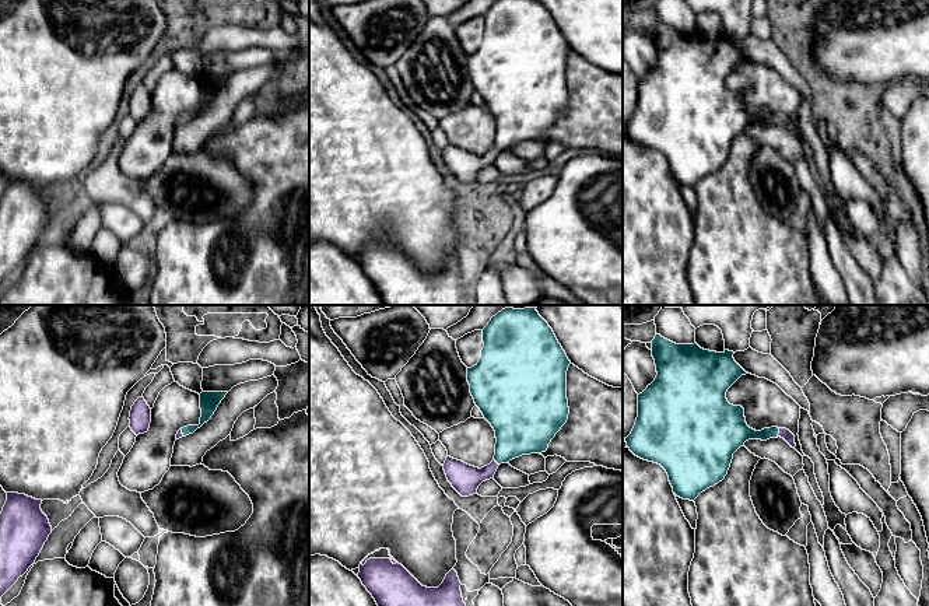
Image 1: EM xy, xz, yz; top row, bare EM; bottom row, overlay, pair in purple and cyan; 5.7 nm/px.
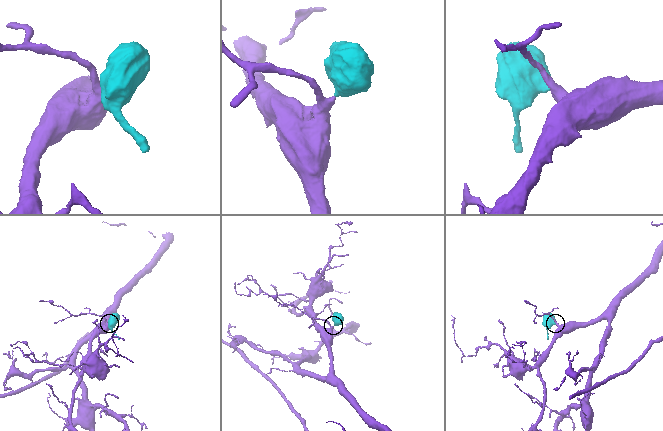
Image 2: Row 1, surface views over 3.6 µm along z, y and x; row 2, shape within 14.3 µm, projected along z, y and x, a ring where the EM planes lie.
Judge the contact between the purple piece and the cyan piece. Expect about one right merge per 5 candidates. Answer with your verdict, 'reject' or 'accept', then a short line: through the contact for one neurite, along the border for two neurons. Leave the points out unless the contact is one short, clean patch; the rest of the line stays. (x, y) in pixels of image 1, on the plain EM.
accept; line yz (784, 119), (779, 119), (749, 121), (736, 118)

